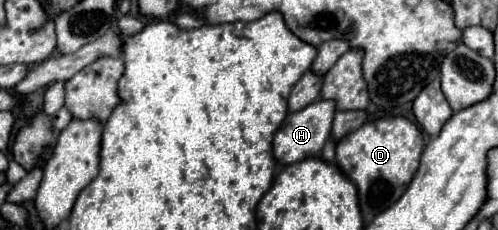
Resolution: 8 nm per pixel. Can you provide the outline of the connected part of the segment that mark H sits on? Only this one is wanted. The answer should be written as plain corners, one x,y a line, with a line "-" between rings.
316,99
314,103
306,105
300,111
288,113
284,123
274,135
274,157
280,163
296,163
304,157
320,155
326,139
330,137
332,131
332,121
334,121
334,111
336,111
336,101
332,99

